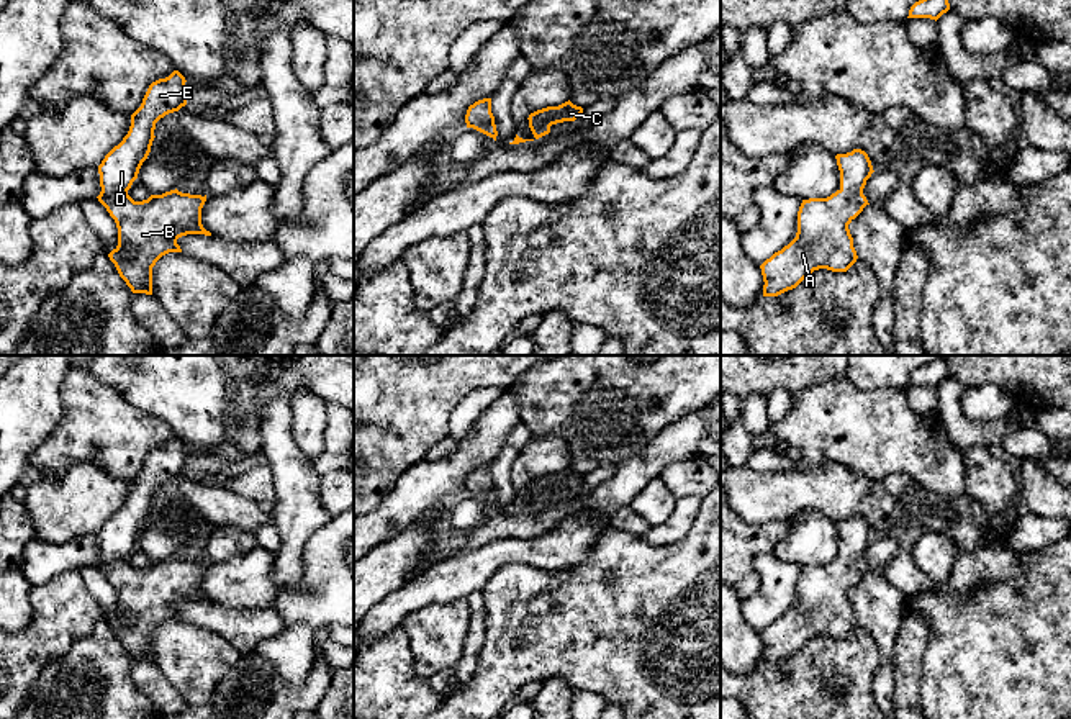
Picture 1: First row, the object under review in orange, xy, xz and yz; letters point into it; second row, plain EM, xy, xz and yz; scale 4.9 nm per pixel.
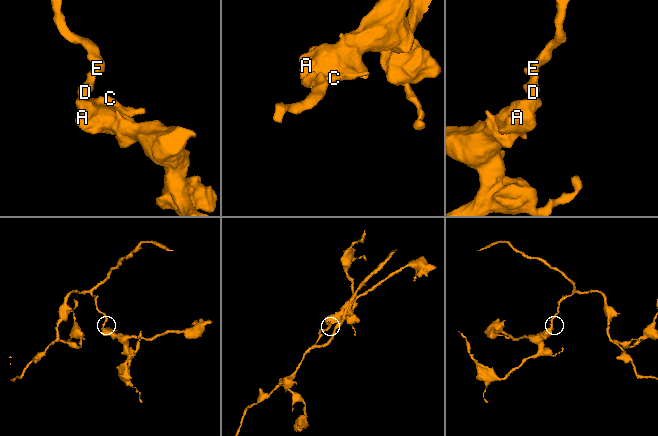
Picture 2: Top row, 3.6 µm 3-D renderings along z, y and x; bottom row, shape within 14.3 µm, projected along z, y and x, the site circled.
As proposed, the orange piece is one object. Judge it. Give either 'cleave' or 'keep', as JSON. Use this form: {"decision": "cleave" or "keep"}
{"decision": "keep"}

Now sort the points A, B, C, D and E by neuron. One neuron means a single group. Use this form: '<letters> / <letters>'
A B C D E

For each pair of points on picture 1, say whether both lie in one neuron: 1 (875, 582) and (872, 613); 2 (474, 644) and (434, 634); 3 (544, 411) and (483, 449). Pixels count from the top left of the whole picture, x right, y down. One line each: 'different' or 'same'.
1: same
2: different
3: different

